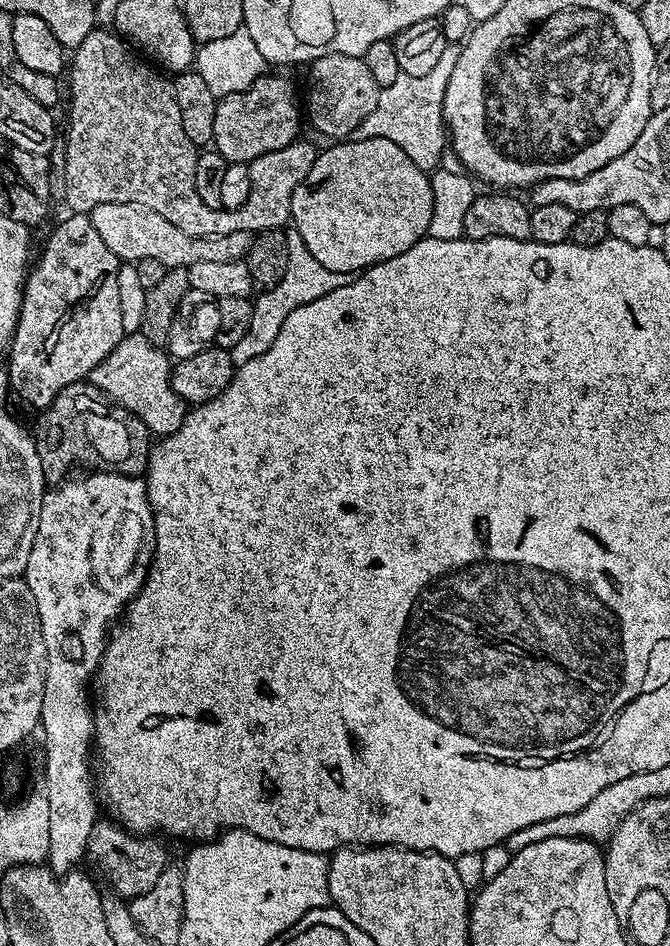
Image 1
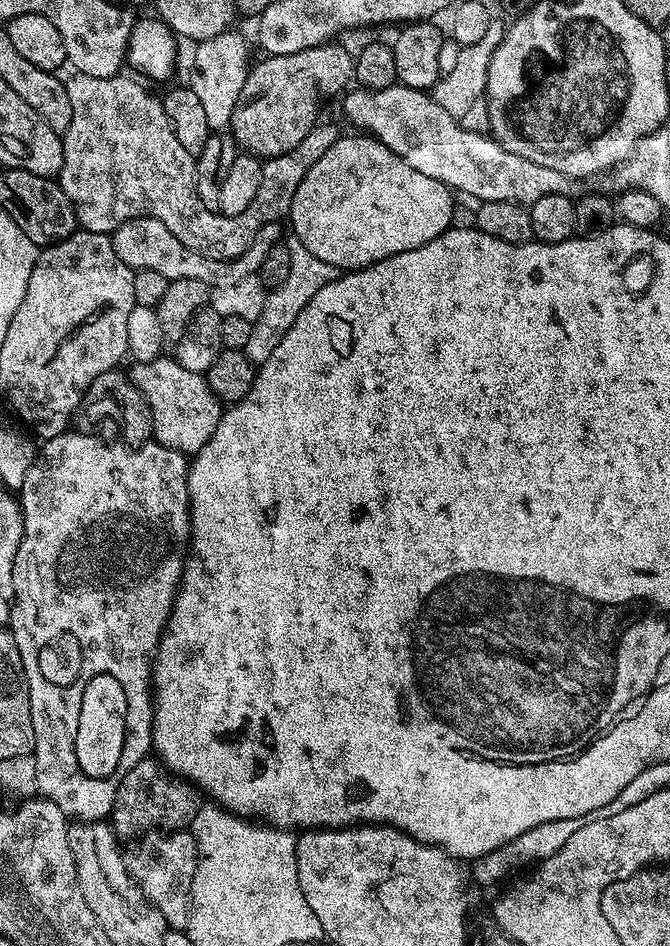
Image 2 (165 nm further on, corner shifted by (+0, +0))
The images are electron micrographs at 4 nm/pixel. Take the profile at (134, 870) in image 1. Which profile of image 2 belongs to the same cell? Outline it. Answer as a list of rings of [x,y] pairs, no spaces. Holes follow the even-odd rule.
[[[152,759],[139,760],[134,770],[130,770],[126,778],[122,778],[122,786],[118,786],[116,805],[112,807],[110,817],[110,823],[116,829],[117,837],[139,838],[145,832],[151,832],[161,826],[168,830],[187,829],[194,822],[198,810],[206,803],[197,785],[176,775],[175,772],[170,772],[167,764],[159,759]]]

